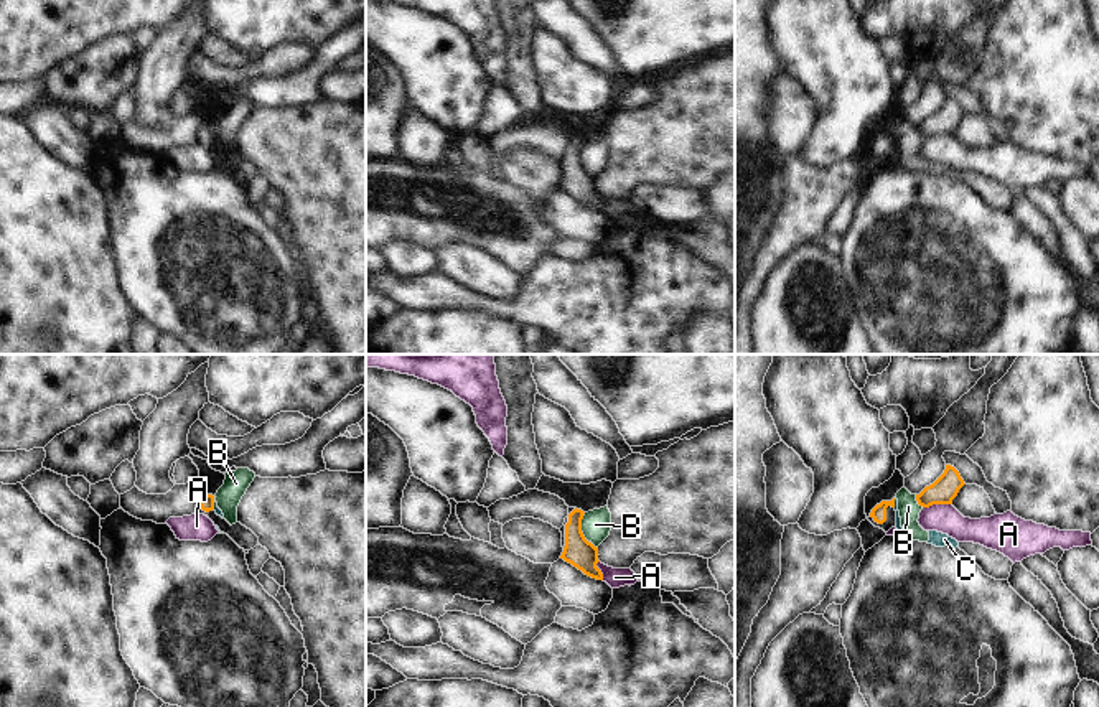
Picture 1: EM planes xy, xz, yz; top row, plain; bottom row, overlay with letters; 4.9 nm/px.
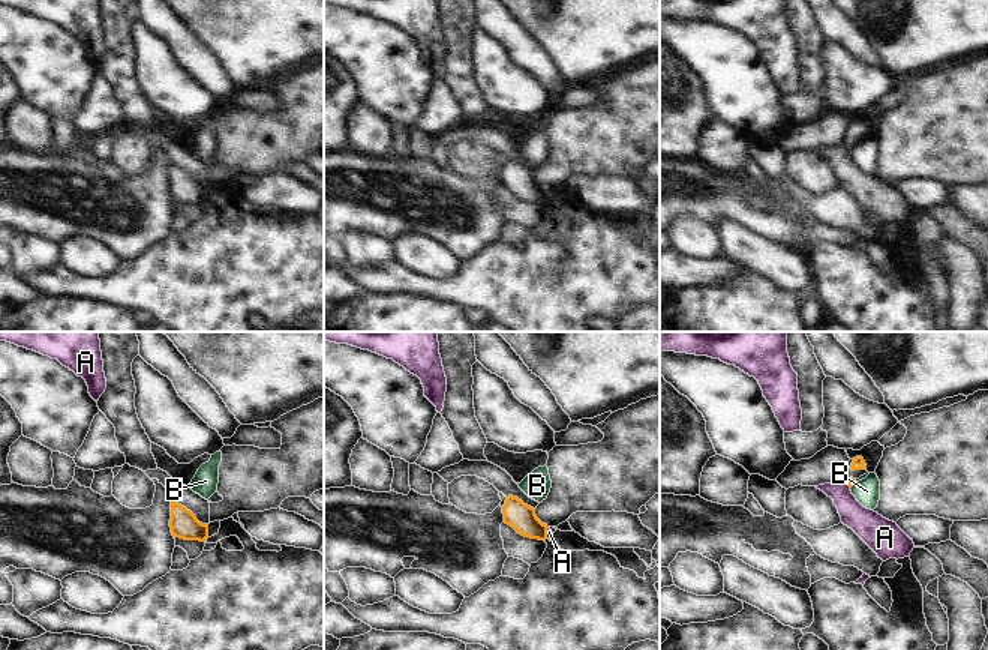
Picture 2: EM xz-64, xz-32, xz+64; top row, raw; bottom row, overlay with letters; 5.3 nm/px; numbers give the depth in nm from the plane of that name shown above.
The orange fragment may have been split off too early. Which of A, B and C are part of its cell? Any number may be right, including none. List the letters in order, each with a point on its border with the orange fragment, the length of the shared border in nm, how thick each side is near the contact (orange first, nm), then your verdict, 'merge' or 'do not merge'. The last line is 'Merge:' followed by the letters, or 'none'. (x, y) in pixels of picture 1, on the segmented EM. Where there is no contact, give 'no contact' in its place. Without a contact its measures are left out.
A: yz (936, 503) | 150 nm | 120/140 nm | do not merge
B: xz (582, 533) | 180 nm | 140/140 nm | do not merge
C: xy (213, 503) | 60 nm | 80/30 nm | do not merge
Merge: none

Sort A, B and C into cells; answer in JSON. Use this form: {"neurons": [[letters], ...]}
{"neurons": [["A"], ["B", "C"]]}

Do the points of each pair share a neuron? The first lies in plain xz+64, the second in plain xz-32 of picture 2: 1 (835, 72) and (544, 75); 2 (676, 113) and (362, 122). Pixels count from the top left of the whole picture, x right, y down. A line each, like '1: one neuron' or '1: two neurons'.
1: two neurons
2: two neurons

